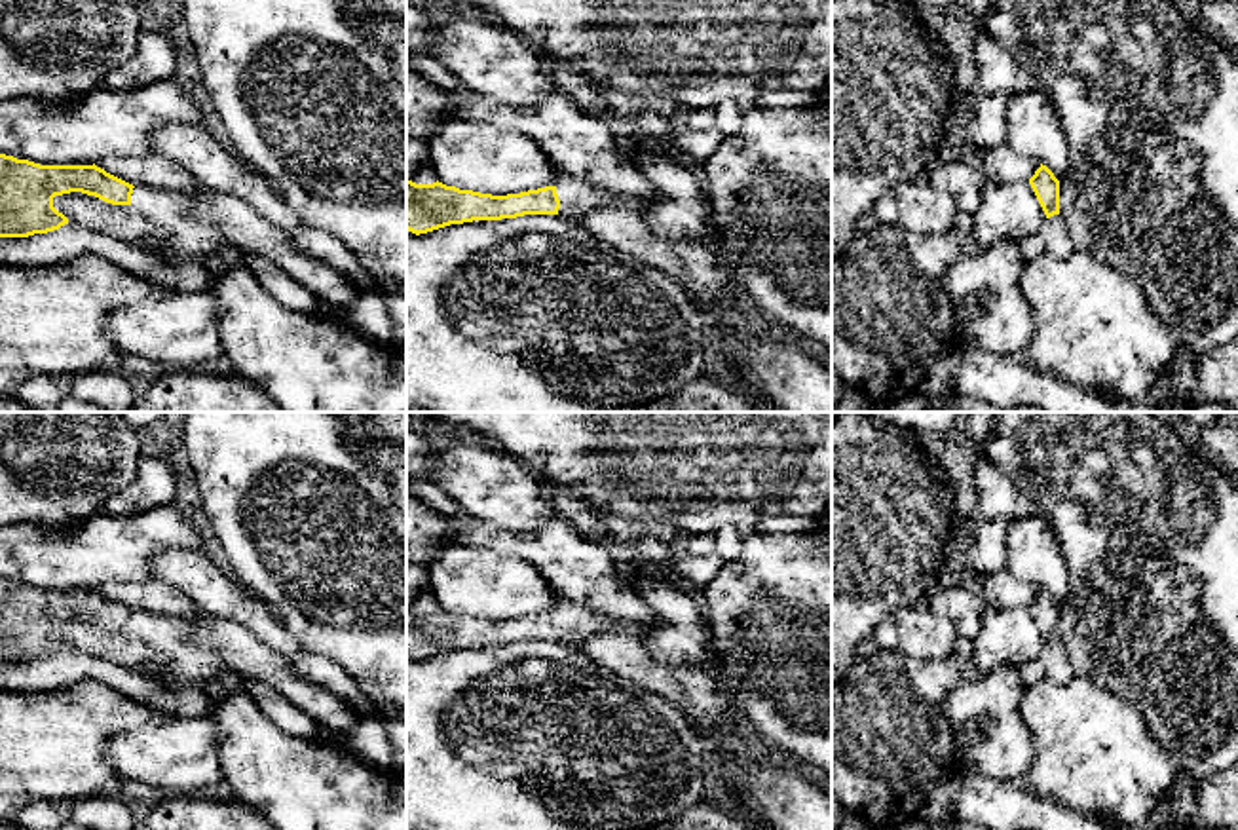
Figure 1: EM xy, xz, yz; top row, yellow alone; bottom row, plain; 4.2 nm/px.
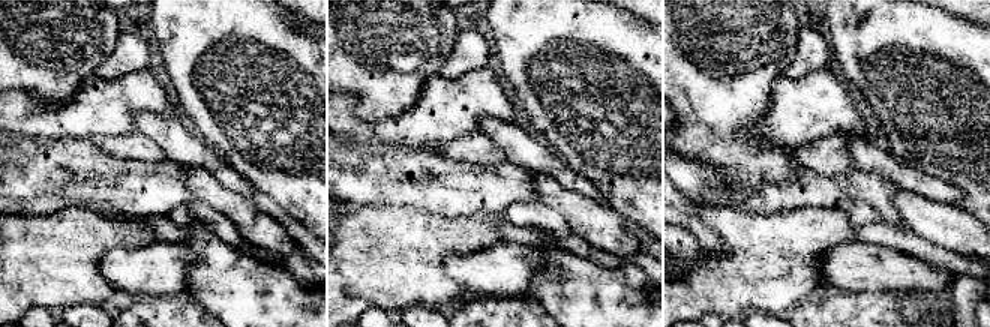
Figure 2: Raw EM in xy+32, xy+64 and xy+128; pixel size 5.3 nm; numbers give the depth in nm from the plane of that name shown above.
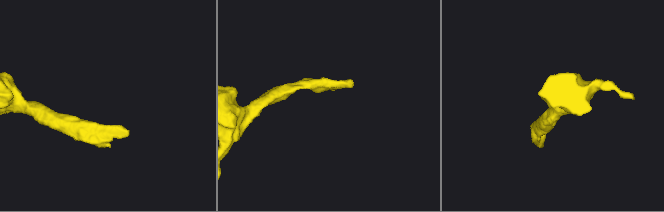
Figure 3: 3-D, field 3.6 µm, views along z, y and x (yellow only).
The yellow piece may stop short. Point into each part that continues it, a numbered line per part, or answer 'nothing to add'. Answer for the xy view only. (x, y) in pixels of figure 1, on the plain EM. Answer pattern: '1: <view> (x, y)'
1: xy (185, 663)

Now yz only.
1: yz (1054, 656)

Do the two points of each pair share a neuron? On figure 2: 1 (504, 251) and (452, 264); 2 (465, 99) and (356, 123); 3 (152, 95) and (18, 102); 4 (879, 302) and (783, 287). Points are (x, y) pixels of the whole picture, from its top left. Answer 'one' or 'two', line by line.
1: one
2: one
3: one
4: two

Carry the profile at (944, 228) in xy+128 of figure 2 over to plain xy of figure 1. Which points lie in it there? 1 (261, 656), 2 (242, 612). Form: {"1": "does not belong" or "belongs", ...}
{"1": "belongs", "2": "does not belong"}

